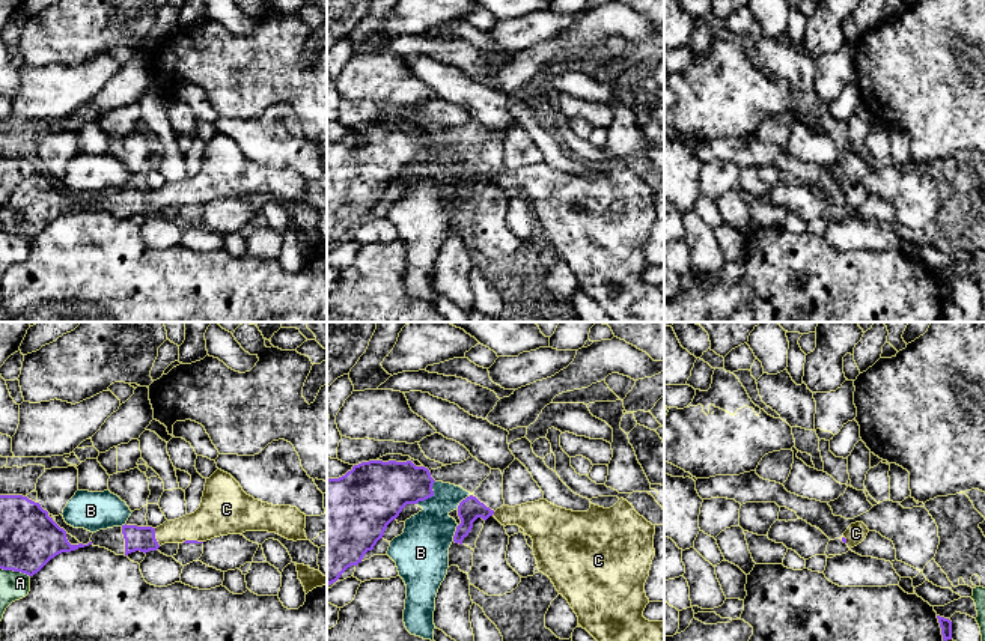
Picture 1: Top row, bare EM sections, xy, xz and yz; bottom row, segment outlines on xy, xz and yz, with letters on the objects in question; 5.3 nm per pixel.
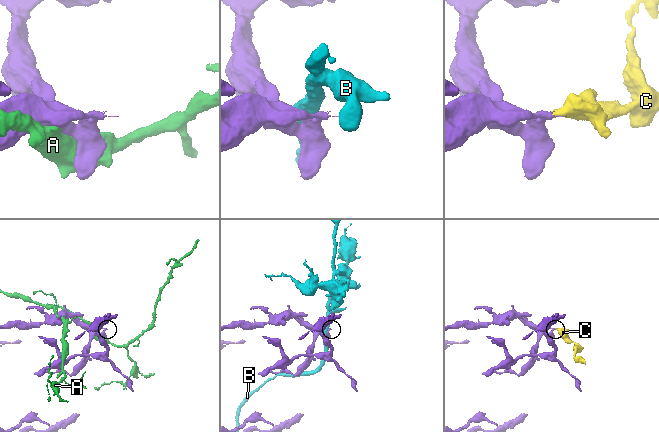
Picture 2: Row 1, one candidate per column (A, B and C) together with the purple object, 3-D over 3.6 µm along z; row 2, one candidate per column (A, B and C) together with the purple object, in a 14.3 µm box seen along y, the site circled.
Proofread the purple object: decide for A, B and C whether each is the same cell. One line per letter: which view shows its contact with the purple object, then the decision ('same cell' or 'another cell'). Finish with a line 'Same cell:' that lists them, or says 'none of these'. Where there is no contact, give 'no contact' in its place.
A: contact in xy; another cell
B: contact in xz; another cell
C: contact in xy; same cell
Same cell: C

